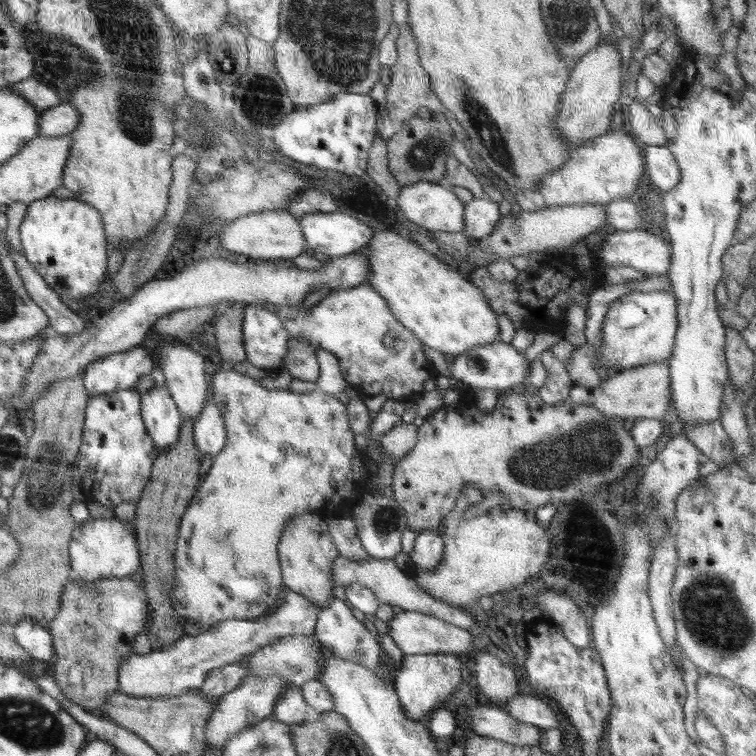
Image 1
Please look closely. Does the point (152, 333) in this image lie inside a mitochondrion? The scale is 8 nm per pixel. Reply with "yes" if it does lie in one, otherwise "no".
no

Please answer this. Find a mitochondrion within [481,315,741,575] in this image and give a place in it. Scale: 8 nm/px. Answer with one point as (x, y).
(589, 451)

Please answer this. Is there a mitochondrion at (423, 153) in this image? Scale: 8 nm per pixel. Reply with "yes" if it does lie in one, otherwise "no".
yes

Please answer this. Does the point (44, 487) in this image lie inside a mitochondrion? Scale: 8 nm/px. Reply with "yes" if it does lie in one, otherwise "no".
yes

